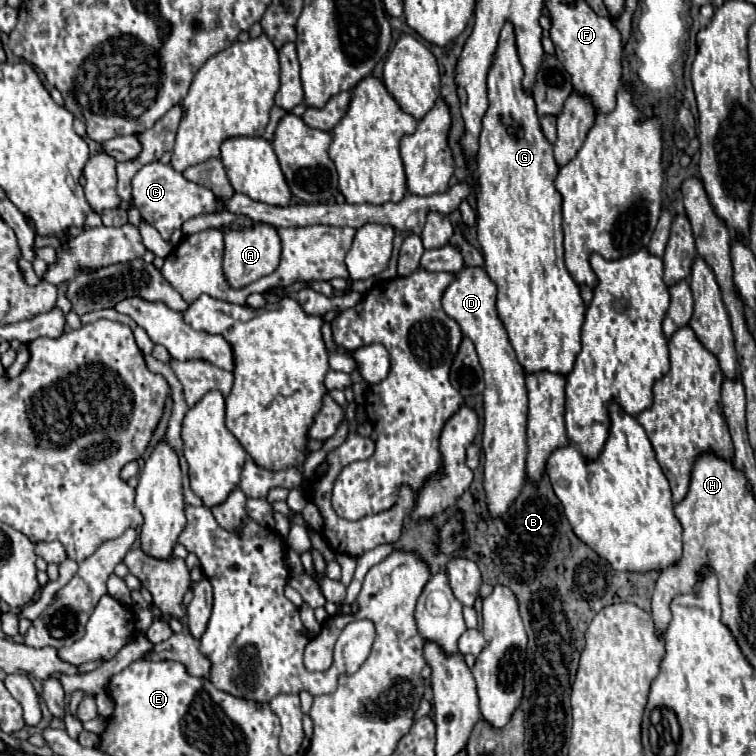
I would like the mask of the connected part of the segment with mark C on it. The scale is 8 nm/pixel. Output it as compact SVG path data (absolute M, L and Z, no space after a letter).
M152 161L138 169L138 173L132 177L132 197L142 219L156 227L164 241L170 241L172 233L190 217L222 209L218 207L218 199L210 189L198 187L198 183L184 179L178 171L174 171L170 165L162 165L160 161Z

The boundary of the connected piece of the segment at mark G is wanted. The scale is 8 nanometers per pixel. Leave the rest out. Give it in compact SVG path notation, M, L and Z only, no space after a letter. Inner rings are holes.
M506 23L500 31L498 49L488 73L488 111L482 119L482 131L478 139L478 153L474 161L476 175L476 227L478 243L484 255L484 269L498 287L496 307L498 315L508 331L516 357L526 373L552 371L570 373L574 359L580 351L580 327L584 323L586 305L580 297L578 283L570 277L564 265L562 249L562 195L552 185L558 165L554 161L554 145L540 129L540 117L536 103L522 87L524 69L516 51L514 25ZM520 127L522 137L514 137L508 129Z

